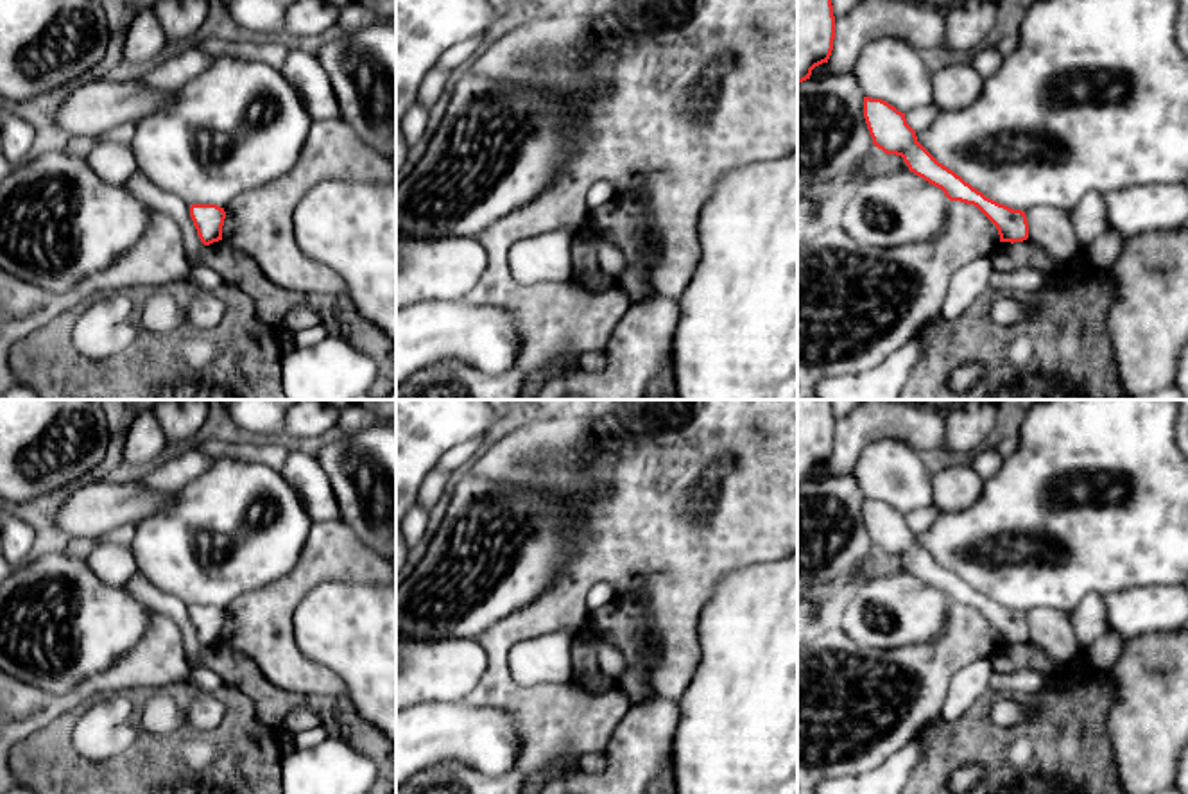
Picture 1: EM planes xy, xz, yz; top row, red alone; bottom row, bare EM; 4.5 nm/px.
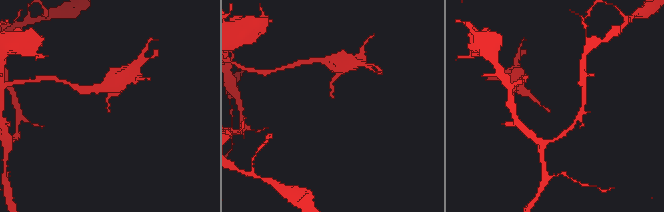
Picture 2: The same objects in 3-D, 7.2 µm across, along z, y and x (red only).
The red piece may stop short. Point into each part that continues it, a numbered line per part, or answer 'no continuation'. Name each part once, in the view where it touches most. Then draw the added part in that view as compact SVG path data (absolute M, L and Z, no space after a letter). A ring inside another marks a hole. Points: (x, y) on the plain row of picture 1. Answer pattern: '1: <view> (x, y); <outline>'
no continuation

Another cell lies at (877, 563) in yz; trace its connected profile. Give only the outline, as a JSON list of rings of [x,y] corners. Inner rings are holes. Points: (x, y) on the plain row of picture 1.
[[[873,548],[873,552],[857,566],[858,575],[865,579],[889,575],[896,572],[908,572],[901,557],[885,556],[882,550]]]

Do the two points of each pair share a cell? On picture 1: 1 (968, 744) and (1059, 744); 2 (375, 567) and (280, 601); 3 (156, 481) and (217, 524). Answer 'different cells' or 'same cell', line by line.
1: same cell
2: same cell
3: different cells

